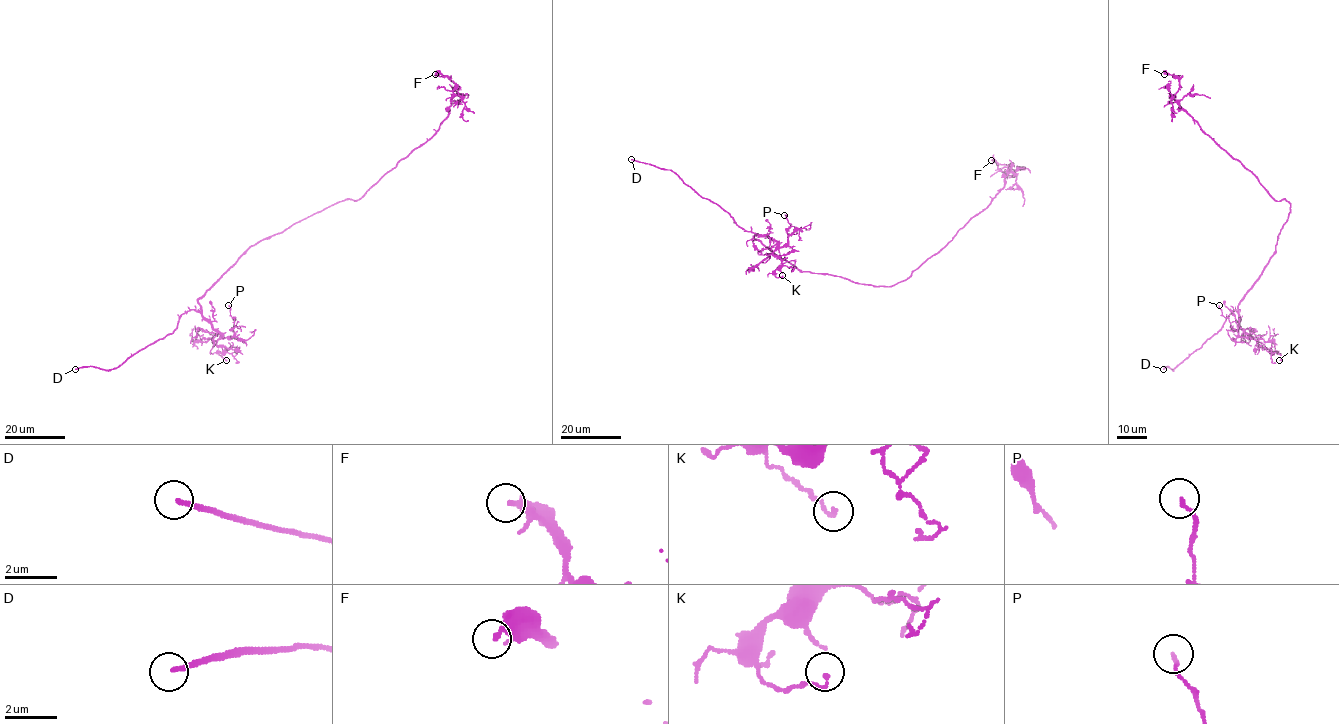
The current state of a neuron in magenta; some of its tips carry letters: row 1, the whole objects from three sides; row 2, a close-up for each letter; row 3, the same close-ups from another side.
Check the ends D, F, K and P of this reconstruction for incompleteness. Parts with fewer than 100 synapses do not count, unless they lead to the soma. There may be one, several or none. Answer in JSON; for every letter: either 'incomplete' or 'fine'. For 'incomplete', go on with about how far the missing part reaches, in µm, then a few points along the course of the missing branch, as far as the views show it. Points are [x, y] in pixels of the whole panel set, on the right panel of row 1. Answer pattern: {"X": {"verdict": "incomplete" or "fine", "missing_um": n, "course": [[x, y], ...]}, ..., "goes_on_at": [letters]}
{"D": {"verdict": "incomplete", "missing_um": 9}, "F": {"verdict": "fine"}, "K": {"verdict": "fine"}, "P": {"verdict": "fine"}, "goes_on_at": ["D"]}

